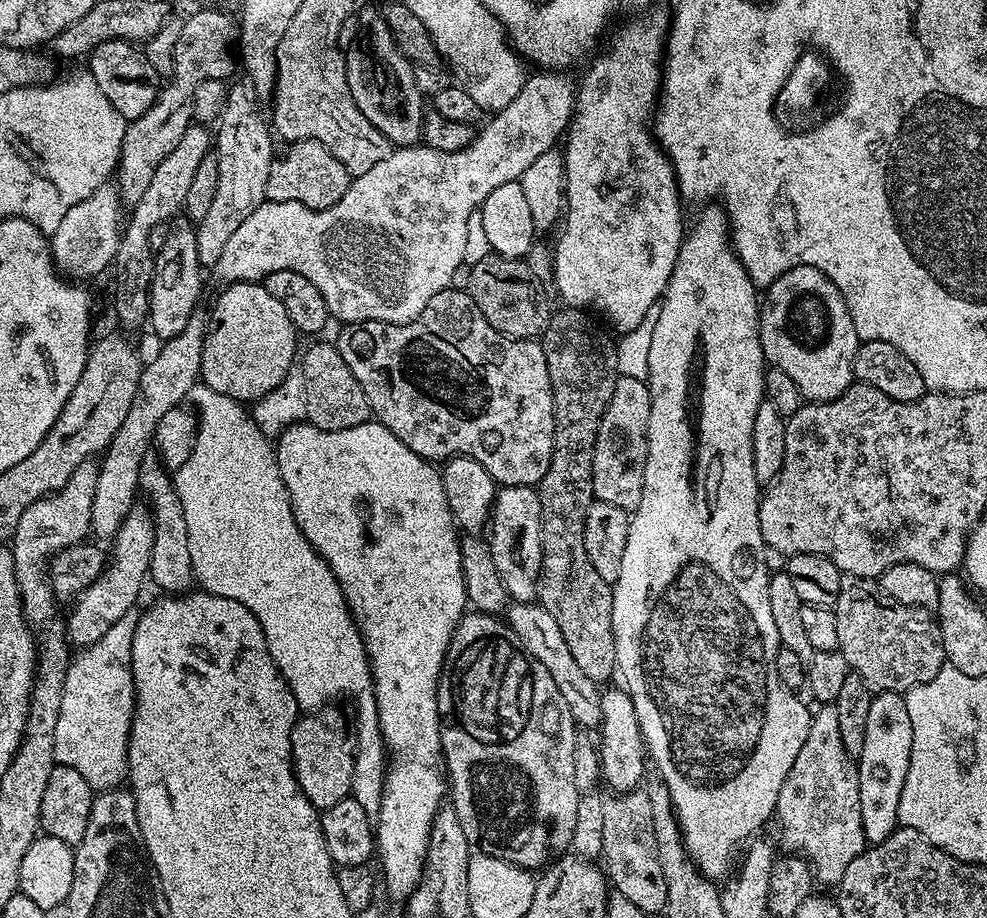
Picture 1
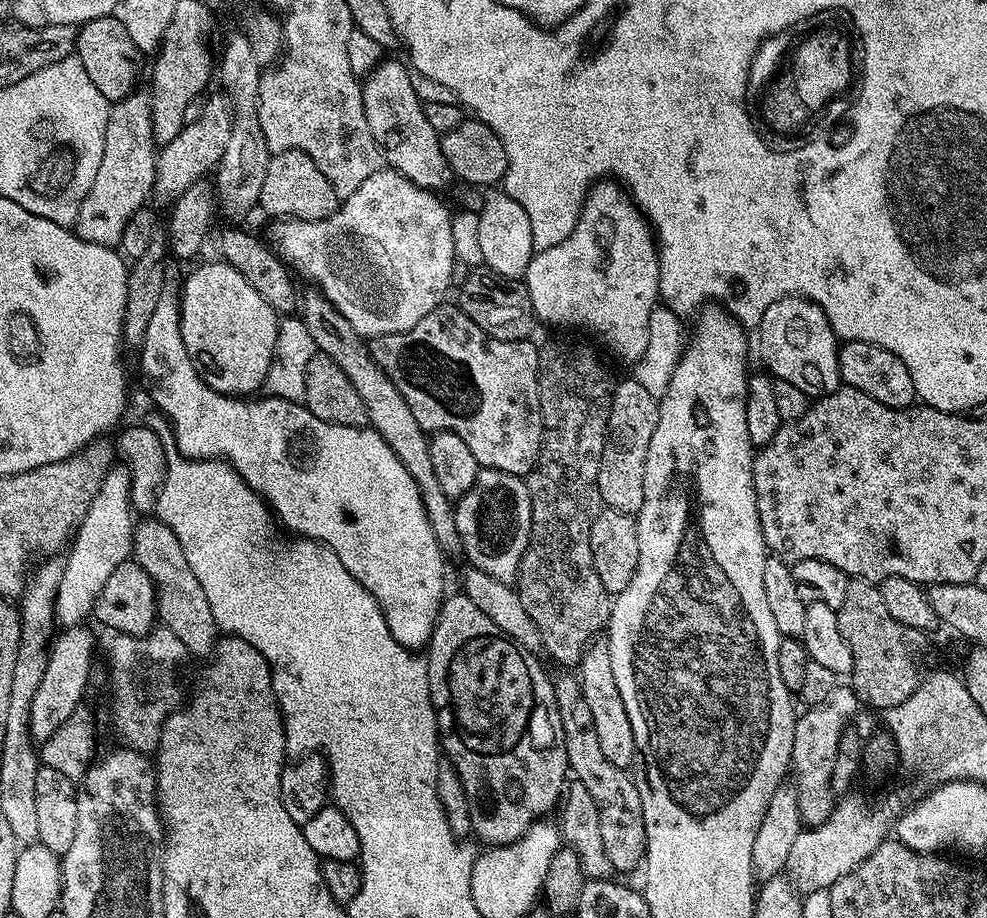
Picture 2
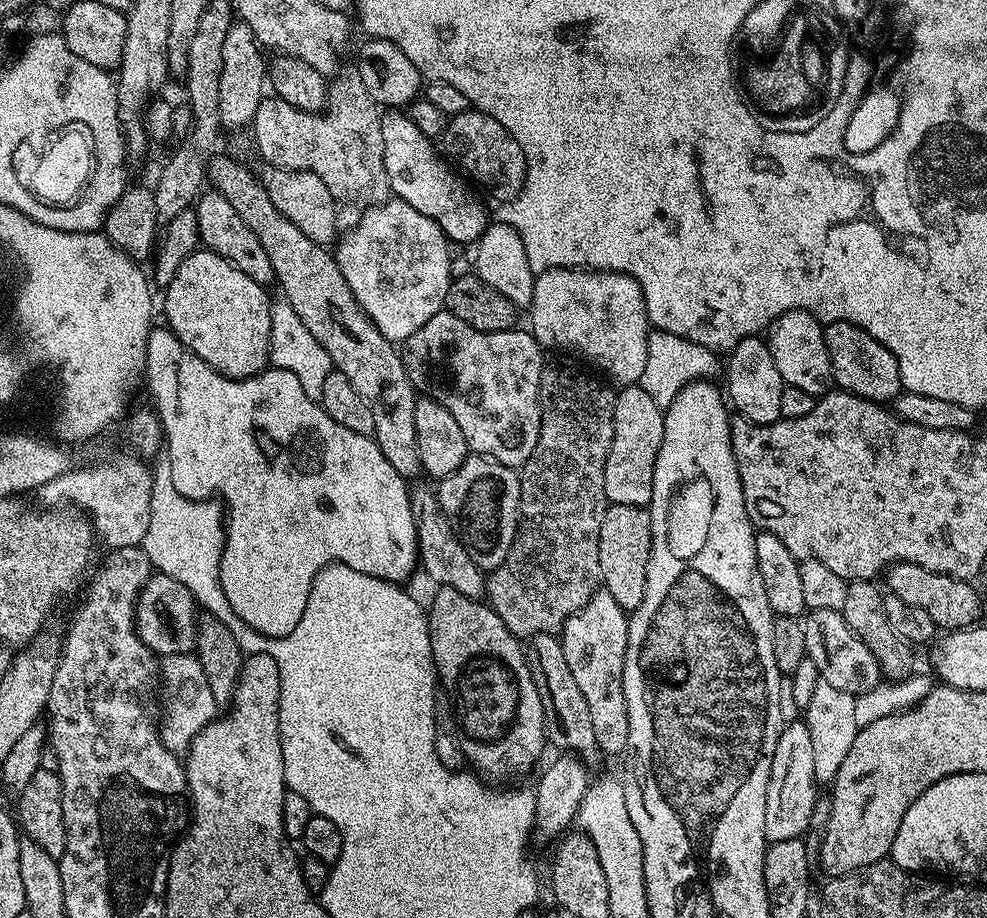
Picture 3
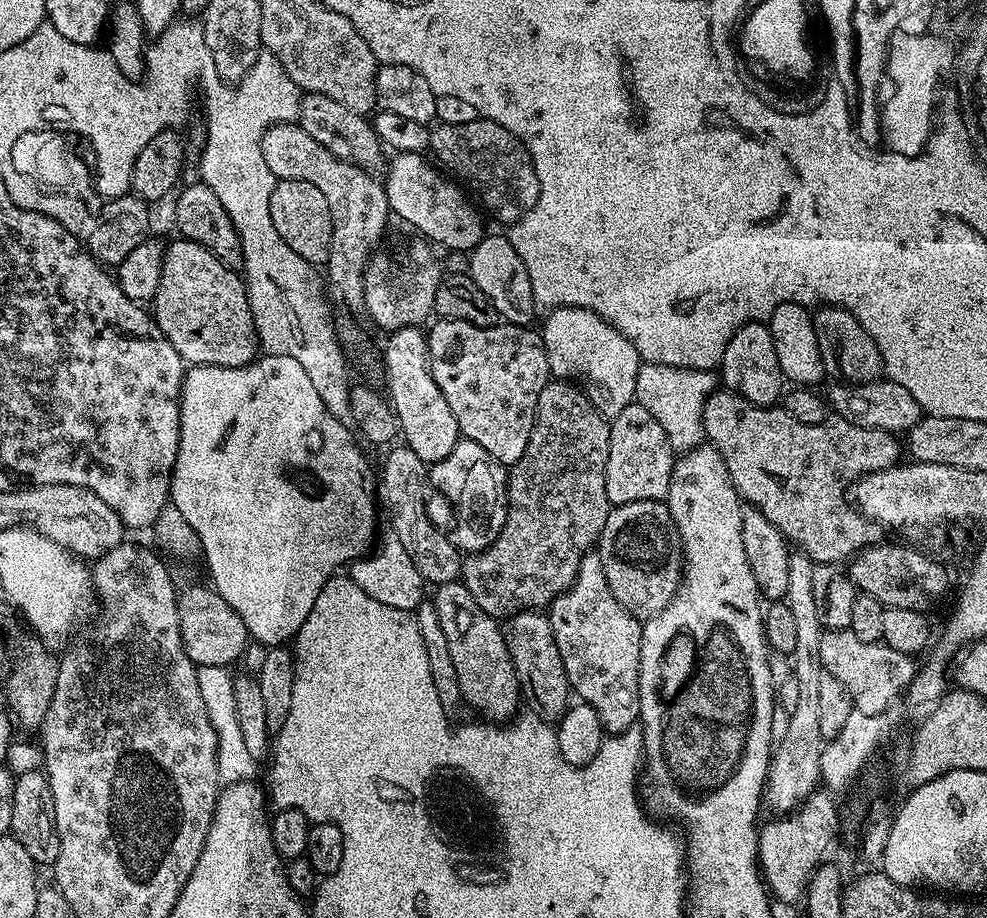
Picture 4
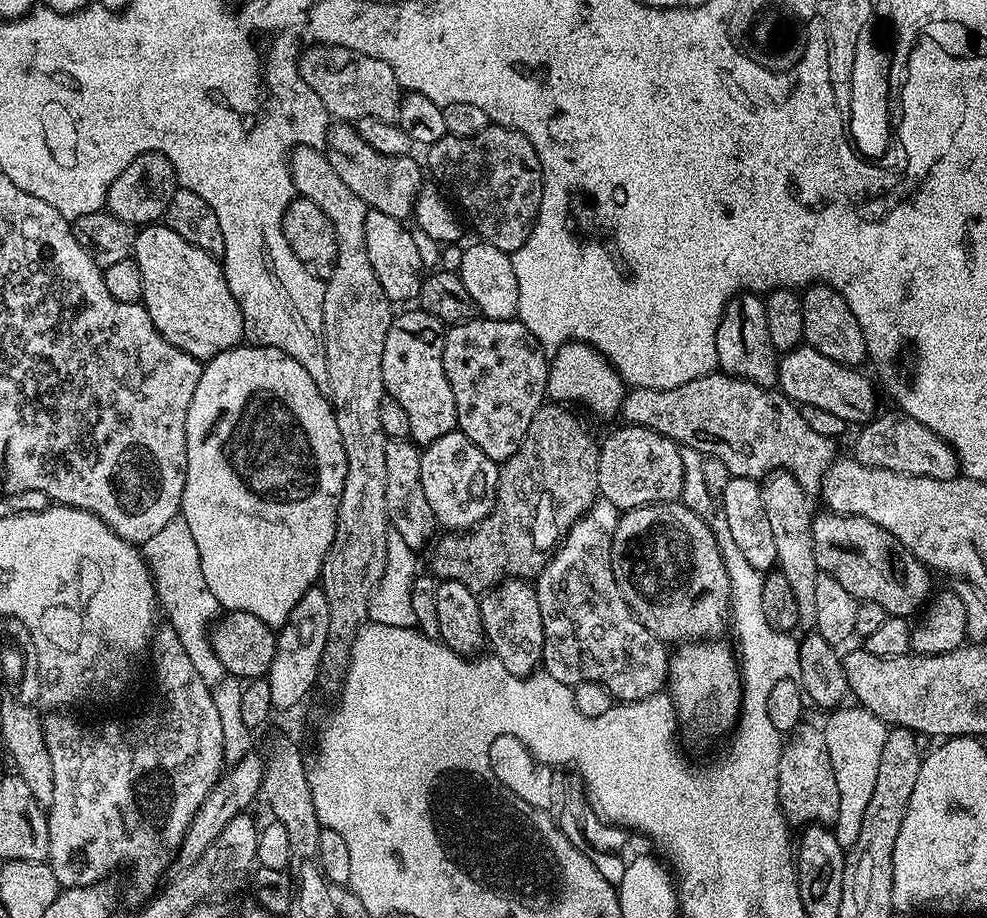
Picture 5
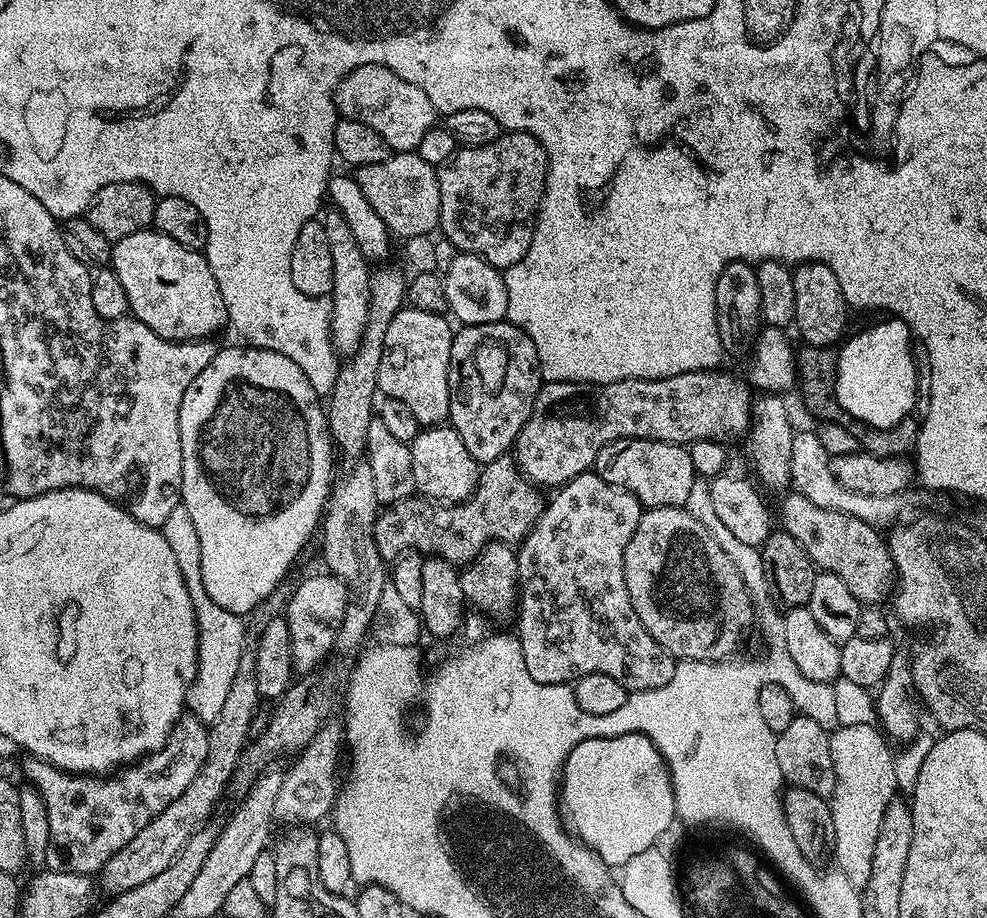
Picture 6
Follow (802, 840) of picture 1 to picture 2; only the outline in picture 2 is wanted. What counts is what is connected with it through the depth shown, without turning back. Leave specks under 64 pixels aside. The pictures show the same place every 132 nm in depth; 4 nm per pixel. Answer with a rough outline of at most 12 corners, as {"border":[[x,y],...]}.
{"border":[[838,686],[796,717],[790,780],[801,825],[816,828],[838,800],[830,776],[858,709]]}

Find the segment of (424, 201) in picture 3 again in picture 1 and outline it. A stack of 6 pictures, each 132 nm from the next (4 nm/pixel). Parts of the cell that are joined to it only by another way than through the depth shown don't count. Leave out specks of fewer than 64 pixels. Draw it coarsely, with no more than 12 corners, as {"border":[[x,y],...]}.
{"border":[[379,7],[344,52],[350,94],[393,146],[419,145],[426,100]]}

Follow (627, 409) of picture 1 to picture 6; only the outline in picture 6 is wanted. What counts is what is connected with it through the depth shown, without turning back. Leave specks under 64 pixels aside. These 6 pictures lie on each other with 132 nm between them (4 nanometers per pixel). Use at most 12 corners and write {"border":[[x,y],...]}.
{"border":[[615,440],[594,471],[645,509],[684,508],[685,445]]}

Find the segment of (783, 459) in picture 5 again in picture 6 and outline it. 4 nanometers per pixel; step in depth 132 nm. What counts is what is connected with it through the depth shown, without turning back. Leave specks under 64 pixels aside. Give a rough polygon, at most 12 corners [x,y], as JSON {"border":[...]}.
{"border":[[725,370],[545,383],[514,445],[555,490],[615,440],[729,442],[754,392]]}

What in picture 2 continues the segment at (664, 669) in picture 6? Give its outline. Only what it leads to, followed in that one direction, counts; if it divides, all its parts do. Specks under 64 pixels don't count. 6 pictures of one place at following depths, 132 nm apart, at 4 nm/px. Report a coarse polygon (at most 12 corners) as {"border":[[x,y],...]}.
{"border":[[607,643],[578,665],[582,698],[602,754],[627,769],[634,726],[614,682]]}

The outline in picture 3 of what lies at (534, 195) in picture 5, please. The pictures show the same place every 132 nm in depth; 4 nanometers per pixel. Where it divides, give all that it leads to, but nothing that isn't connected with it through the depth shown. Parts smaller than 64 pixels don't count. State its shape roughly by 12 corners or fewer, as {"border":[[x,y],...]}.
{"border":[[469,110],[444,128],[443,155],[510,201],[528,177],[502,122]]}

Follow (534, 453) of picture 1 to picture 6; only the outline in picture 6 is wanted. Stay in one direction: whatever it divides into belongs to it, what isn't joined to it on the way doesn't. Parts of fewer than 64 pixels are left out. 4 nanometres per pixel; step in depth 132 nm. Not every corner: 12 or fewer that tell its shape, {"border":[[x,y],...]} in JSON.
{"border":[[507,322],[452,337],[450,426],[477,465],[513,451],[542,387]]}

